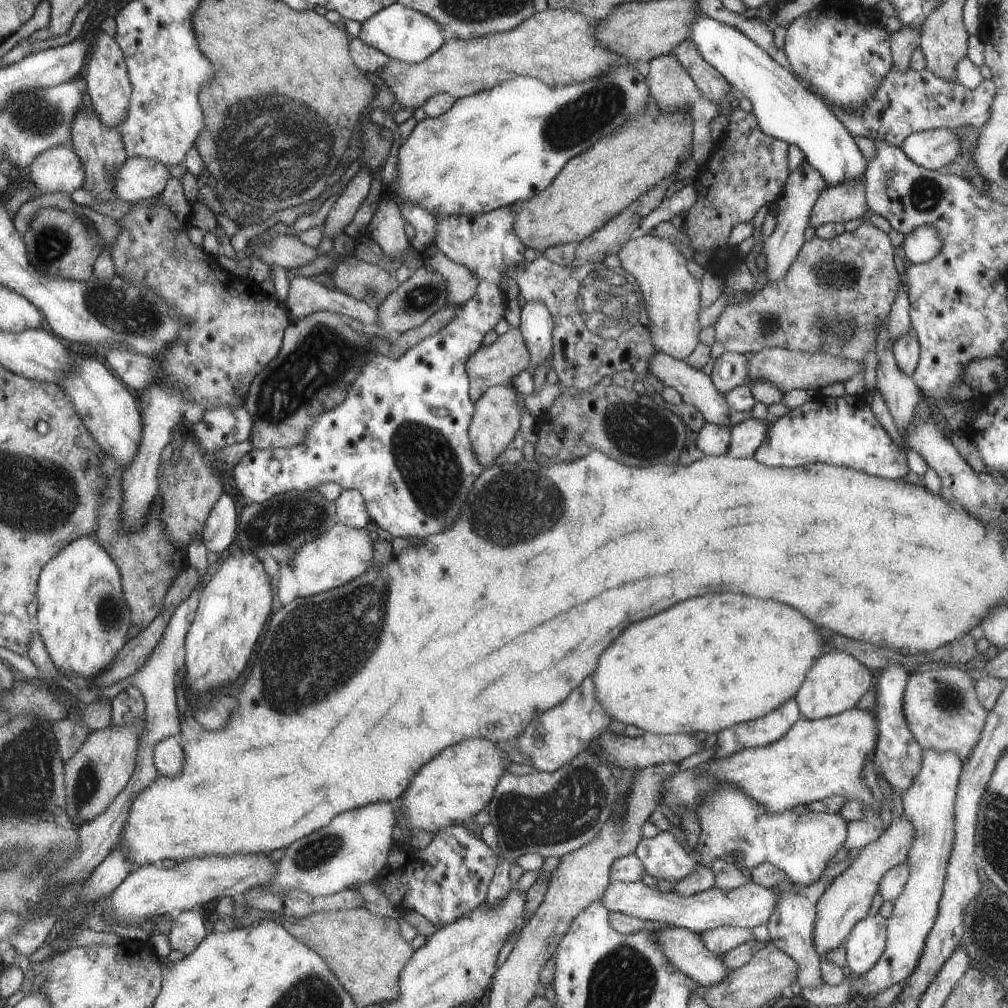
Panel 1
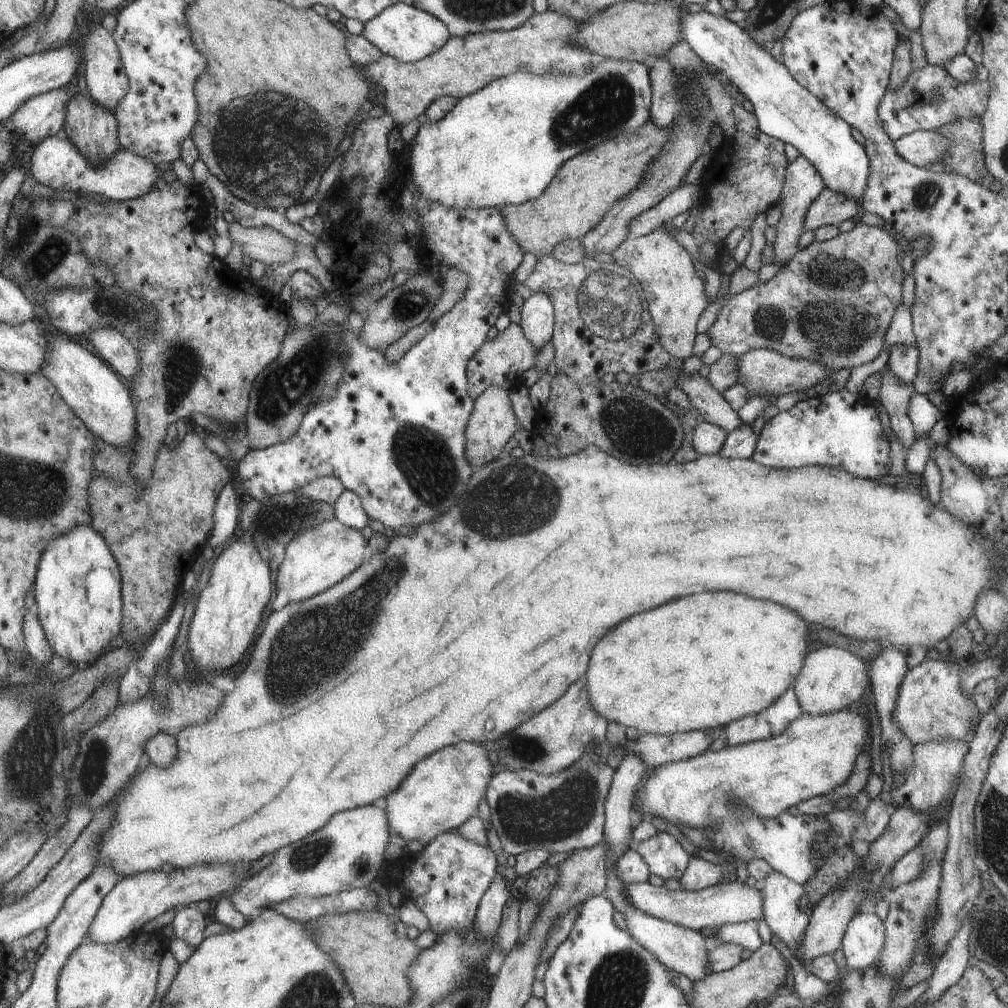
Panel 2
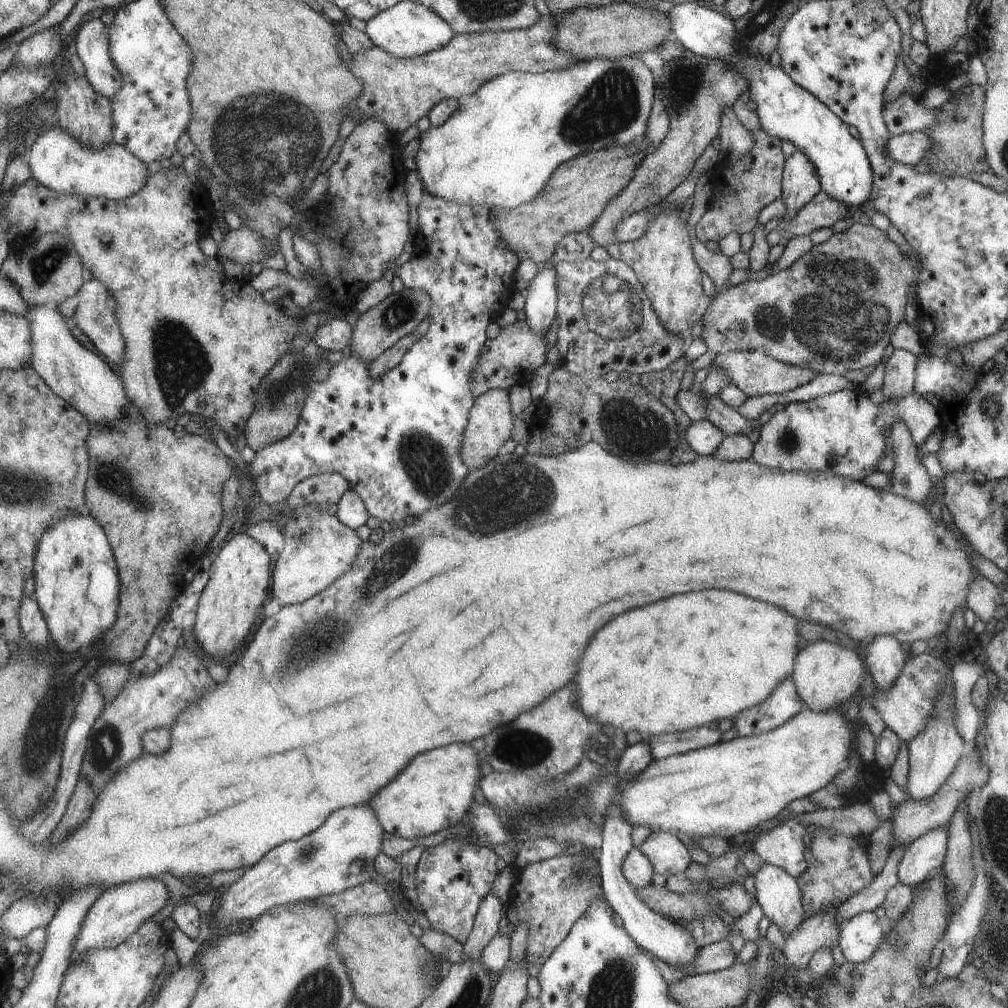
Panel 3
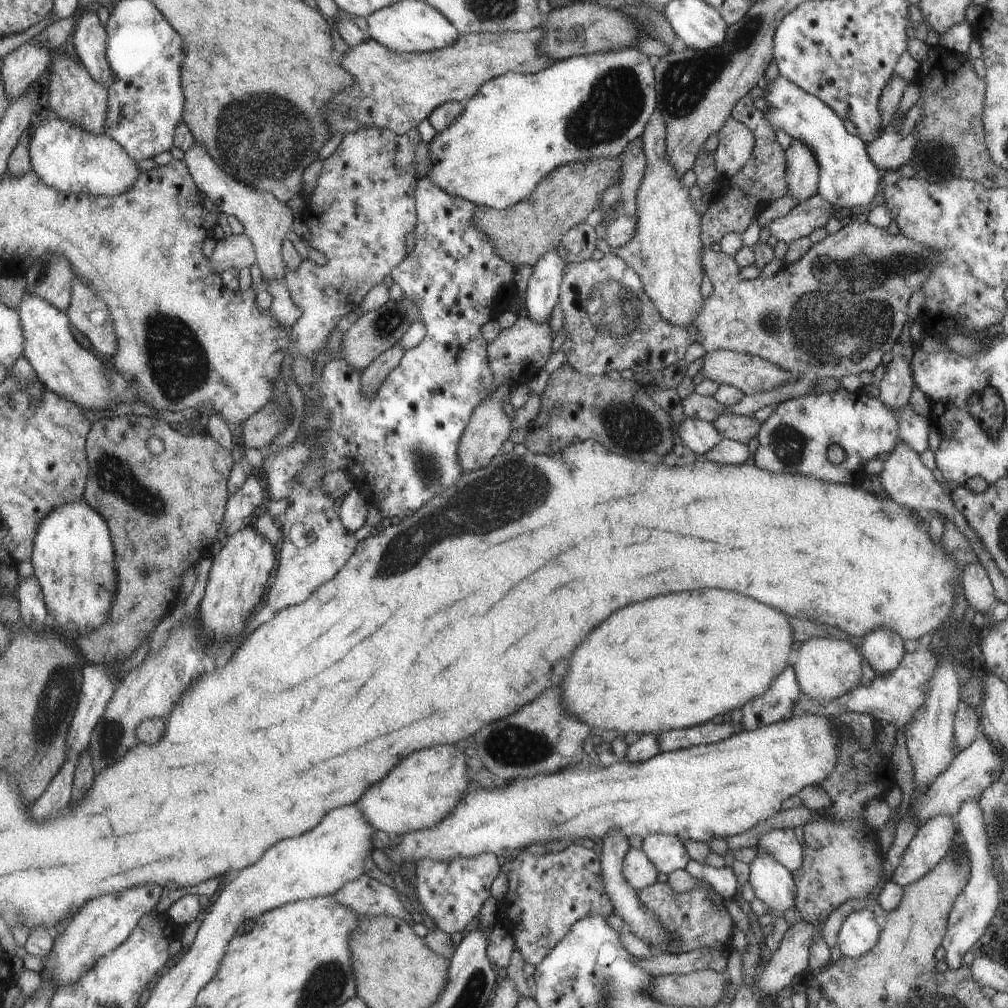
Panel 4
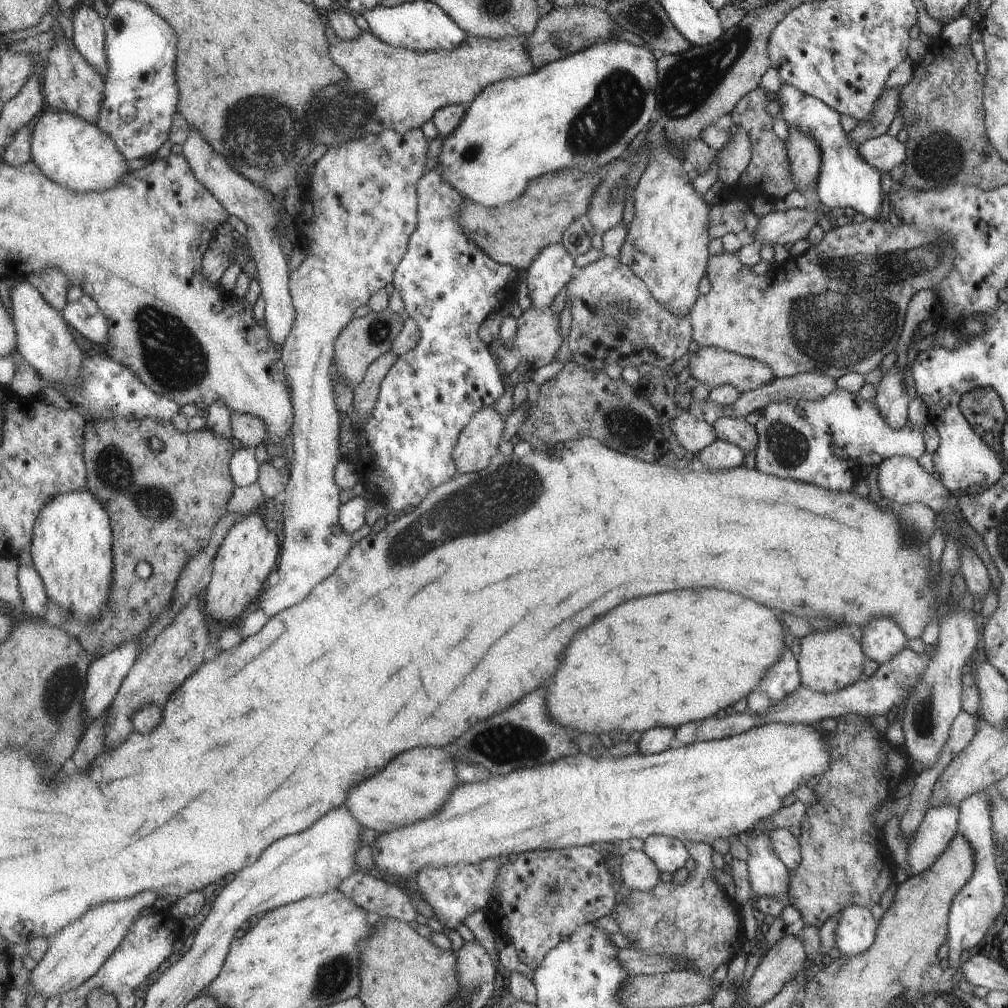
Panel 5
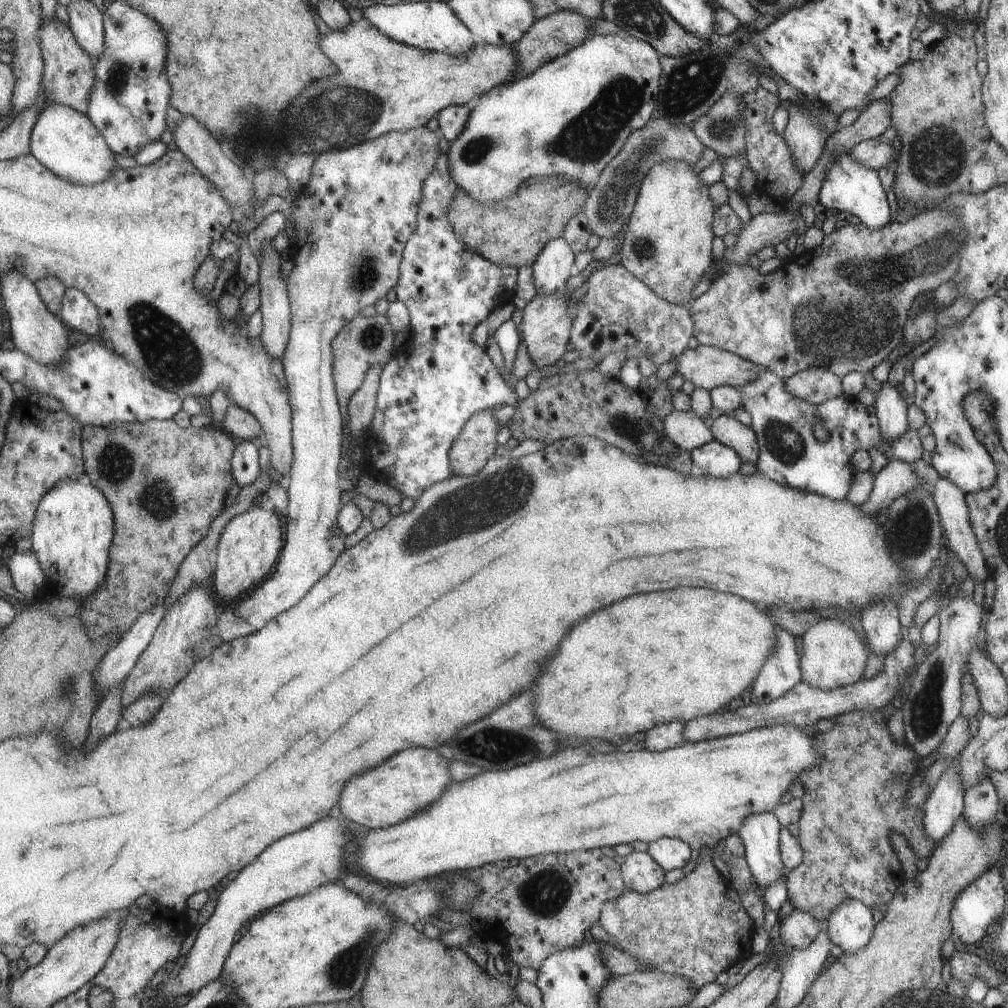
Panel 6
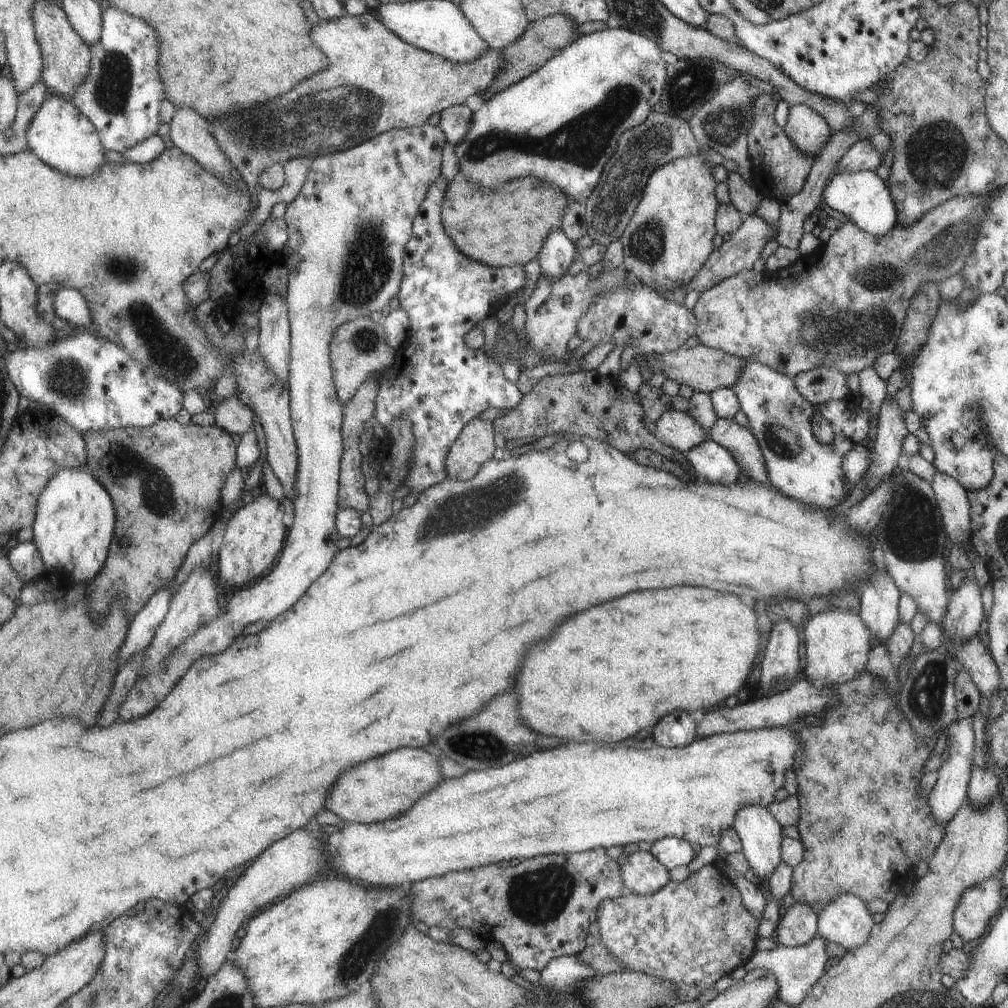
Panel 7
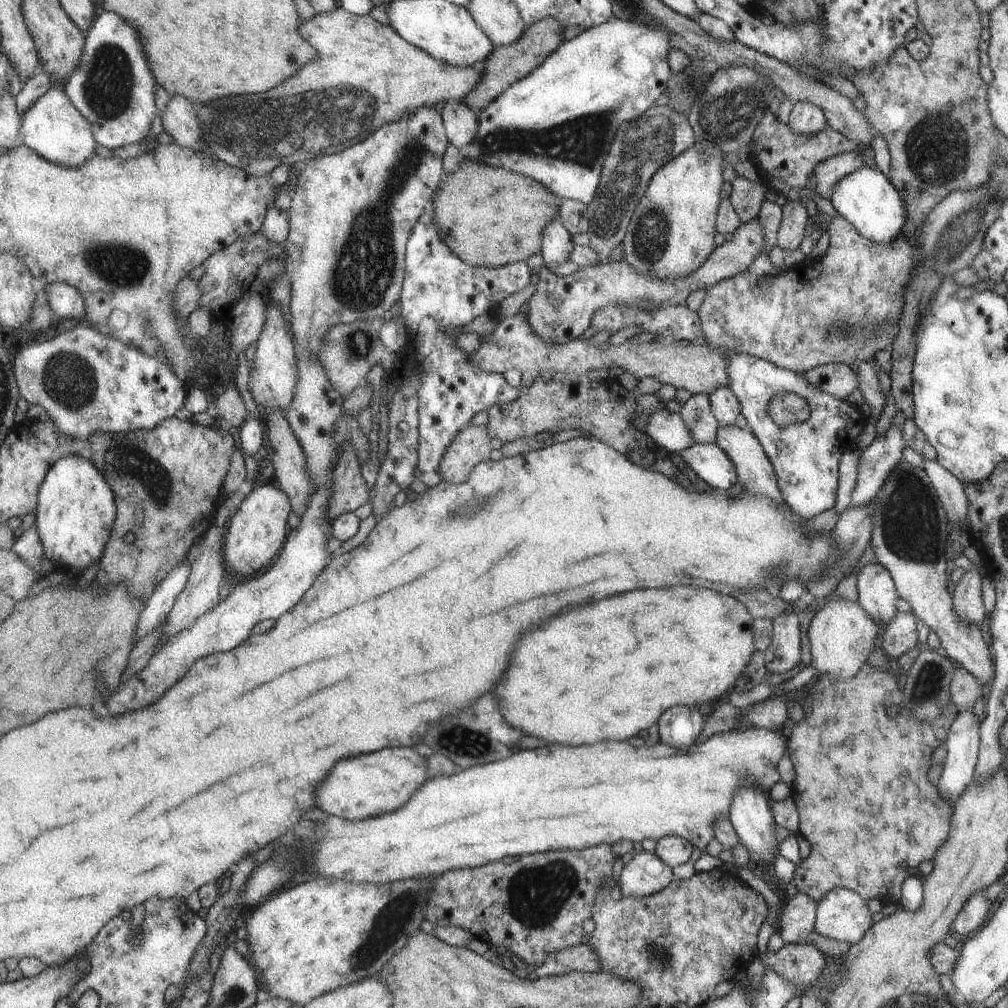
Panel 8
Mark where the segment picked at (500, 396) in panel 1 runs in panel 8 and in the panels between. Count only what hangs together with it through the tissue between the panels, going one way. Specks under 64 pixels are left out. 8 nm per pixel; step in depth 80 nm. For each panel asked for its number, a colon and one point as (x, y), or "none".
2: (492, 422)
3: (489, 423)
4: (489, 426)
5: (478, 442)
6: (470, 452)
7: (473, 446)
8: (470, 446)

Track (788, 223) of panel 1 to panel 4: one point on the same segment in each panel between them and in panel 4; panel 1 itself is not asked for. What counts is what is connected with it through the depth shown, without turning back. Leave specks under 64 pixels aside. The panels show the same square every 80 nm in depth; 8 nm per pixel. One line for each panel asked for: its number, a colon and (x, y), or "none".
2: (802, 183)
3: (801, 182)
4: (802, 173)

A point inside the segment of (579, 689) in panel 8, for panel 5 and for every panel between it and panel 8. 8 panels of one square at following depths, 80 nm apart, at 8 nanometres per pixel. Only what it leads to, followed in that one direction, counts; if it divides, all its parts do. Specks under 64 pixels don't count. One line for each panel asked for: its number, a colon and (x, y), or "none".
5: (665, 660)
6: (667, 656)
7: (617, 669)

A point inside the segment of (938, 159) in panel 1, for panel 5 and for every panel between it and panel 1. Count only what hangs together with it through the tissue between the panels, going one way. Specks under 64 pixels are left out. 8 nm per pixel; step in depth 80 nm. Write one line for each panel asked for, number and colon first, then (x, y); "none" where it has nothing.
2: (920, 148)
3: (907, 148)
4: (891, 150)
5: (883, 152)

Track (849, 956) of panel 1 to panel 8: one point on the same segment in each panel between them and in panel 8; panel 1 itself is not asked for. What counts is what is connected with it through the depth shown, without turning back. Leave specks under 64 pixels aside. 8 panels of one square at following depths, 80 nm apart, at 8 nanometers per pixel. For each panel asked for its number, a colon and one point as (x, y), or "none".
2: (863, 937)
3: (859, 936)
4: (858, 933)
5: (855, 928)
6: (849, 926)
7: (845, 920)
8: (842, 915)

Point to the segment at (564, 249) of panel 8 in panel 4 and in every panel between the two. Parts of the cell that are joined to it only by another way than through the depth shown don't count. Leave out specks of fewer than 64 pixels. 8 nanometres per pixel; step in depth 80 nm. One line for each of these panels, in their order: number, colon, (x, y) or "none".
4: (540, 296)
5: (550, 271)
6: (551, 268)
7: (557, 252)

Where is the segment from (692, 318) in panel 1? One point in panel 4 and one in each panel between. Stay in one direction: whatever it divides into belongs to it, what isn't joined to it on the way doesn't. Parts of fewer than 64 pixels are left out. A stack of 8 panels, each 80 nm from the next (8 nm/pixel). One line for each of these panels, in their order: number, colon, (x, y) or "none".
2: (675, 296)
3: (661, 258)
4: (665, 251)

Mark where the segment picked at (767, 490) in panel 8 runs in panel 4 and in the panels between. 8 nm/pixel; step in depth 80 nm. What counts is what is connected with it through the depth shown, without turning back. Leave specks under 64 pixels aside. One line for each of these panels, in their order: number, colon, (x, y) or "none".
4: (741, 429)
5: (736, 430)
6: (728, 431)
7: (740, 441)

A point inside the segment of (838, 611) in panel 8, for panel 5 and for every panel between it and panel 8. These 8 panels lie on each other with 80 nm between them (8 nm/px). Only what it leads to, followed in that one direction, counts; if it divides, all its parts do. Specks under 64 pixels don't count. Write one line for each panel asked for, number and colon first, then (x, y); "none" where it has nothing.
5: (829, 659)
6: (832, 656)
7: (836, 642)

